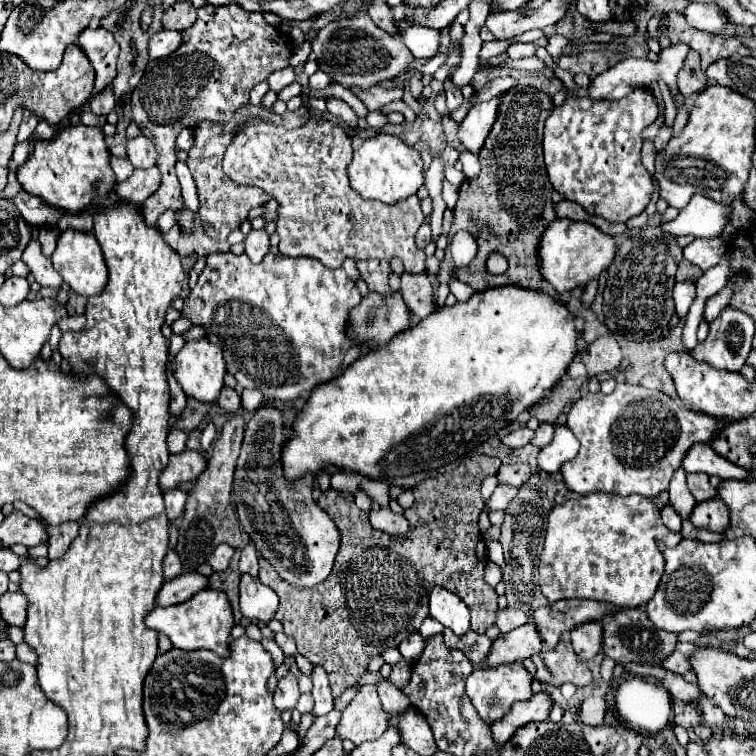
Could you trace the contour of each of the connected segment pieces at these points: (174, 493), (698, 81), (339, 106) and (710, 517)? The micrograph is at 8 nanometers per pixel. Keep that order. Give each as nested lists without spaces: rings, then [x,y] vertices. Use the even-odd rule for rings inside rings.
[[[169,489],[163,493],[165,497],[165,507],[167,507],[167,517],[169,521],[177,519],[183,509],[185,509],[185,499],[187,499],[187,493],[183,489]]]
[[[690,49],[683,69],[677,75],[677,87],[681,97],[691,97],[707,87],[707,77],[699,67],[699,54]]]
[[[327,99],[327,111],[339,119],[343,119],[345,125],[349,125],[351,129],[357,127],[357,115],[355,111],[341,99]]]
[[[723,499],[701,501],[691,511],[691,521],[699,529],[723,533],[729,527],[729,509]]]

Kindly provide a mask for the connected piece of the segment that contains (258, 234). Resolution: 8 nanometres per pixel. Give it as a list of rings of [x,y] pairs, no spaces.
[[[265,229],[251,231],[245,239],[245,255],[253,263],[261,263],[261,259],[269,253],[269,235]]]

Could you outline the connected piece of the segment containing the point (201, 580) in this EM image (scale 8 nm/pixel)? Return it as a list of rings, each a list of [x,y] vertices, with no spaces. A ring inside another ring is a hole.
[[[185,573],[179,575],[171,581],[165,581],[159,595],[155,597],[155,605],[159,607],[167,607],[167,605],[177,605],[183,603],[187,599],[191,599],[197,591],[201,591],[203,587],[207,587],[209,579],[199,575],[199,573]]]

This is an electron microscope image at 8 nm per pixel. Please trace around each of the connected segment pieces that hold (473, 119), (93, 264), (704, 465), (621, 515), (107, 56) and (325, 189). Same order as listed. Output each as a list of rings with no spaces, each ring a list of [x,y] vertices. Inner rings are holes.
[[[493,97],[491,101],[485,101],[485,103],[477,103],[469,109],[467,117],[463,119],[463,123],[459,127],[459,139],[471,153],[479,153],[479,149],[483,147],[495,119],[497,119],[499,103],[501,103],[499,97]]]
[[[75,229],[63,231],[57,241],[57,249],[55,249],[51,261],[53,261],[55,271],[63,277],[63,281],[79,295],[85,295],[85,297],[99,295],[103,291],[103,287],[107,285],[107,265],[103,261],[99,243],[95,241],[95,237],[91,233],[79,233]]]
[[[693,445],[683,459],[685,473],[705,473],[705,475],[717,475],[721,479],[745,479],[751,477],[749,471],[743,467],[737,467],[729,463],[727,459],[719,457],[711,445]]]
[[[591,493],[555,505],[539,563],[541,591],[549,603],[579,597],[627,607],[645,605],[655,595],[665,567],[657,541],[677,545],[681,535],[663,525],[659,507],[645,497]]]
[[[85,29],[79,35],[77,45],[83,49],[87,55],[91,67],[97,71],[95,75],[95,93],[105,89],[117,75],[117,55],[119,55],[119,45],[113,39],[113,35],[105,29]]]
[[[247,117],[239,131],[235,131],[231,145],[223,157],[225,173],[241,183],[241,185],[255,185],[271,193],[279,201],[279,219],[277,219],[277,233],[281,237],[279,251],[289,257],[313,257],[321,261],[325,267],[337,269],[343,265],[347,257],[353,261],[363,259],[401,259],[407,273],[425,273],[425,251],[415,245],[417,229],[423,225],[425,215],[421,213],[419,199],[409,197],[407,201],[399,201],[397,205],[381,205],[377,201],[365,201],[359,197],[357,191],[349,187],[347,167],[353,159],[351,137],[345,129],[337,123],[327,119],[311,117],[303,127],[285,129],[273,125],[271,121],[263,121],[261,117]]]

